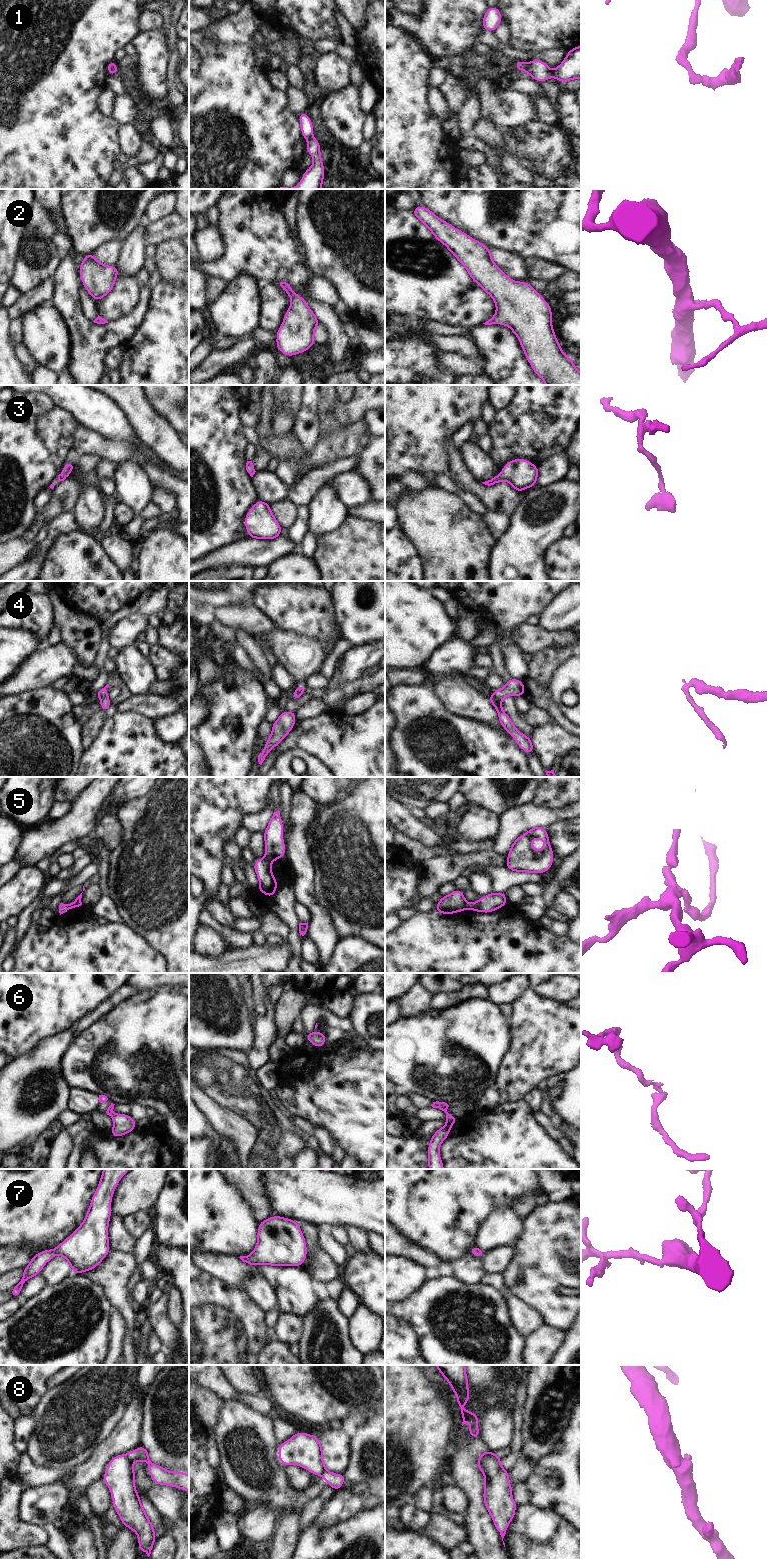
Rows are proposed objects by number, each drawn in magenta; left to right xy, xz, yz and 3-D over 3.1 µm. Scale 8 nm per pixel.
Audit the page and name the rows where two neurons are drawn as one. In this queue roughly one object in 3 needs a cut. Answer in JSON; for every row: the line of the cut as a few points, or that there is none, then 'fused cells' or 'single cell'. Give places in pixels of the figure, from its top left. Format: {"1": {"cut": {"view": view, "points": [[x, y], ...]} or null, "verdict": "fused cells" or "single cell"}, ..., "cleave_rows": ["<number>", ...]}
{"1": {"cut": {"view": "yz", "points": [[527, 63], [528, 71]]}, "verdict": "fused cells"}, "2": {"cut": null, "verdict": "single cell"}, "3": {"cut": null, "verdict": "single cell"}, "4": {"cut": {"view": "yz", "points": [[492, 694], [500, 703]]}, "verdict": "fused cells"}, "5": {"cut": {"view": "yz", "points": [[469, 903], [467, 908]]}, "verdict": "fused cells"}, "6": {"cut": null, "verdict": "single cell"}, "7": {"cut": null, "verdict": "single cell"}, "8": {"cut": {"view": "xy", "points": [[127, 1454], [133, 1461]]}, "verdict": "fused cells"}, "cleave_rows": ["1", "4", "5", "8"]}

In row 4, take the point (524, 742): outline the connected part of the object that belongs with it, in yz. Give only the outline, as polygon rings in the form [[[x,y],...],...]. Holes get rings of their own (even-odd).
[[[491,694],[489,696],[490,703],[495,707],[498,713],[498,719],[502,727],[510,734],[517,745],[525,751],[527,755],[530,753],[534,753],[535,750],[533,748],[533,743],[531,741],[531,737],[522,734],[513,724],[510,717],[504,712],[503,706],[497,700],[497,698]]]

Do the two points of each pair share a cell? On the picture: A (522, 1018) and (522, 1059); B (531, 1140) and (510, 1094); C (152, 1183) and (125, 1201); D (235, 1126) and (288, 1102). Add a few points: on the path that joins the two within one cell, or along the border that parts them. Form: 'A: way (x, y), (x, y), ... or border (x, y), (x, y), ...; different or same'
A: way (522, 1028), (522, 1049); same
B: border (523, 1099), (500, 1103); different
C: way (145, 1183), (132, 1194); same
D: border (272, 1094), (277, 1104), (291, 1117); different

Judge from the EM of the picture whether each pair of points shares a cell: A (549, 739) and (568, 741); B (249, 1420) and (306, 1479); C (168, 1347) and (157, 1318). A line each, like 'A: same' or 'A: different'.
A: same
B: different
C: same

